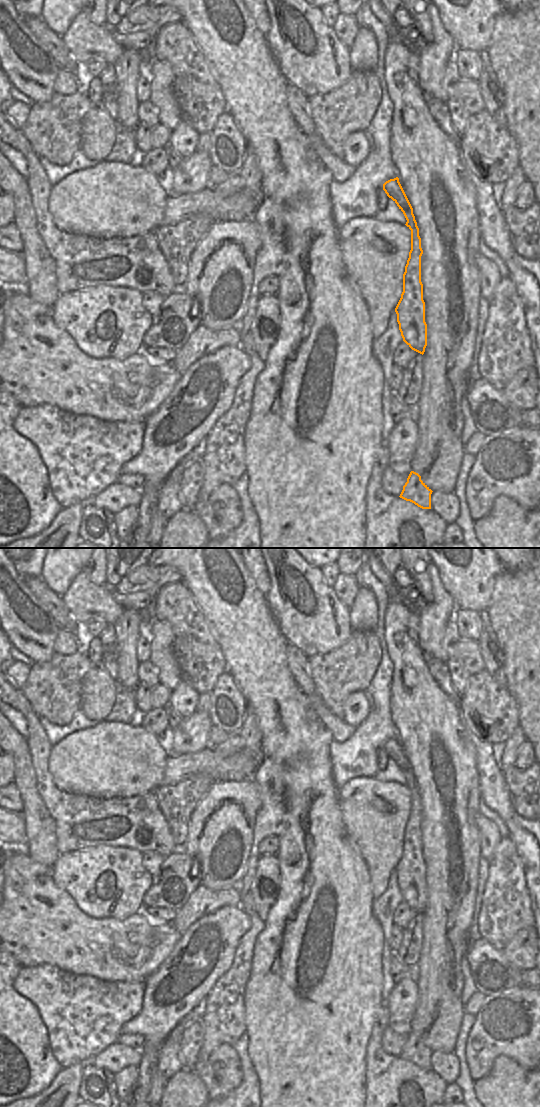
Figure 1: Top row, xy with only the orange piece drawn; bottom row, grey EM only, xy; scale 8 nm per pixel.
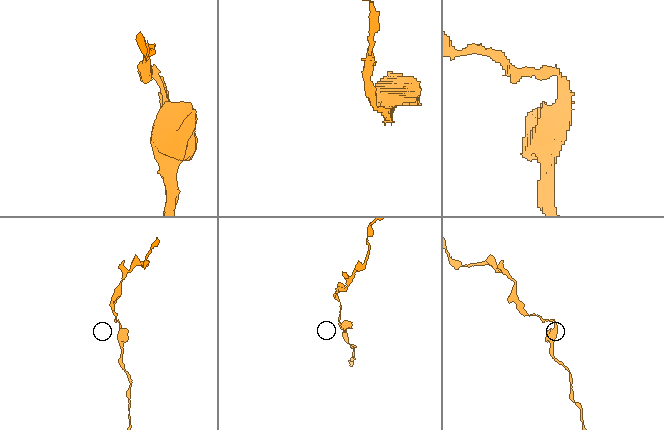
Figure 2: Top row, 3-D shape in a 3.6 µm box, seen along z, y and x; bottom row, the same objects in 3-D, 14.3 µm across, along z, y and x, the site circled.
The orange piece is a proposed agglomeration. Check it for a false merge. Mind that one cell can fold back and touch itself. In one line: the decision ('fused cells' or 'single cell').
single cell

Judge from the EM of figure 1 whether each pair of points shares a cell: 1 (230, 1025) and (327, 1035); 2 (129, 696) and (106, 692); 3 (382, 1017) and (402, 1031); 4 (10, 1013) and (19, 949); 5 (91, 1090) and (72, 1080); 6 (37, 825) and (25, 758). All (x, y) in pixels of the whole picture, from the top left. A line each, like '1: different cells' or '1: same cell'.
1: different cells
2: different cells
3: different cells
4: different cells
5: different cells
6: same cell

